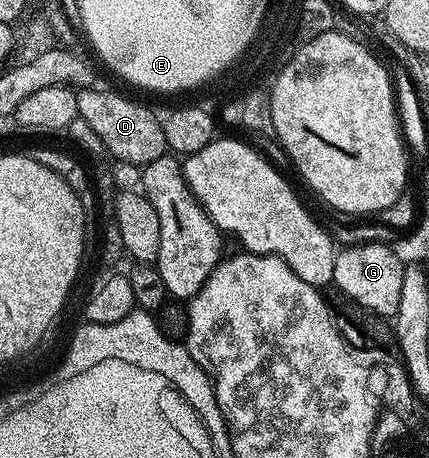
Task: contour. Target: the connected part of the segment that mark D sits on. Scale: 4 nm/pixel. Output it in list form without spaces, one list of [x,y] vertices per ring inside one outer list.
[[[83,88],[78,91],[79,117],[85,120],[85,124],[89,124],[89,128],[93,128],[93,132],[97,132],[103,141],[104,151],[108,155],[111,153],[112,159],[142,168],[168,153],[163,124],[158,117],[155,119],[157,114],[154,109],[148,108],[142,101],[134,102],[123,94],[95,89]]]

